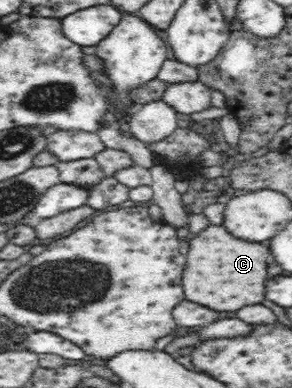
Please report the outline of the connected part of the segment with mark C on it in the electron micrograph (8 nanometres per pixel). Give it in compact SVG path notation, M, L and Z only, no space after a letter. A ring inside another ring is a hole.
M212 224L210 229L206 228L206 233L198 235L196 239L190 241L186 273L182 273L184 295L188 301L200 303L214 311L238 311L244 305L260 303L260 301L264 301L264 283L268 277L268 271L266 271L268 257L270 257L268 247L264 247L260 243L238 241L236 237L230 237L230 233L226 233L226 229L222 225Z

